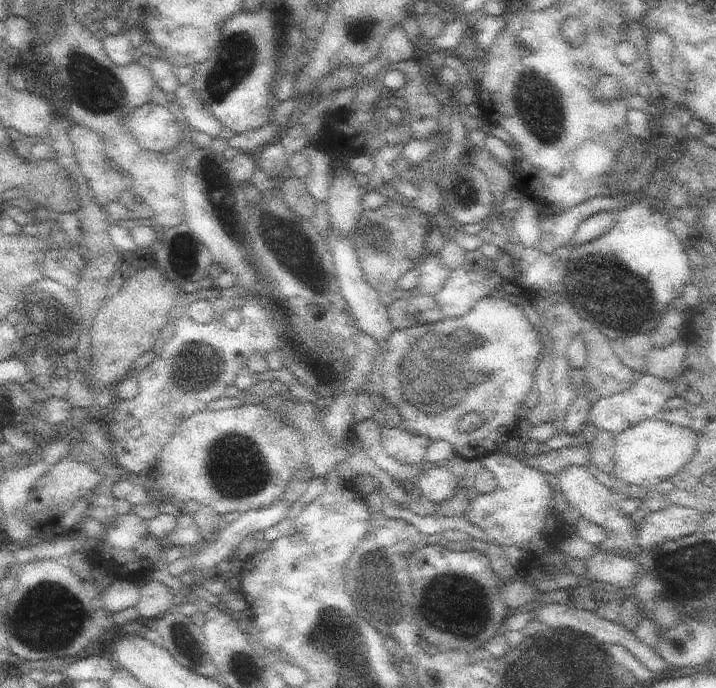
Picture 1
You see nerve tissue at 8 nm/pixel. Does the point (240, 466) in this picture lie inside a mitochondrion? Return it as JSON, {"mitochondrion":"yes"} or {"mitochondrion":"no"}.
{"mitochondrion":"yes"}

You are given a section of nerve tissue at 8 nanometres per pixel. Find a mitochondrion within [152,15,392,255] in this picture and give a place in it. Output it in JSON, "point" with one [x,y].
{"point":[238,57]}

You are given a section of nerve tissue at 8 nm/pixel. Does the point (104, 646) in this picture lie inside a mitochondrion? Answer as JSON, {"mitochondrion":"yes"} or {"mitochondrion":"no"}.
{"mitochondrion":"no"}

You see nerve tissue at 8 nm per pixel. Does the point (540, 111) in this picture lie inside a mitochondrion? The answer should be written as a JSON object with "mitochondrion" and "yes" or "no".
{"mitochondrion":"yes"}

